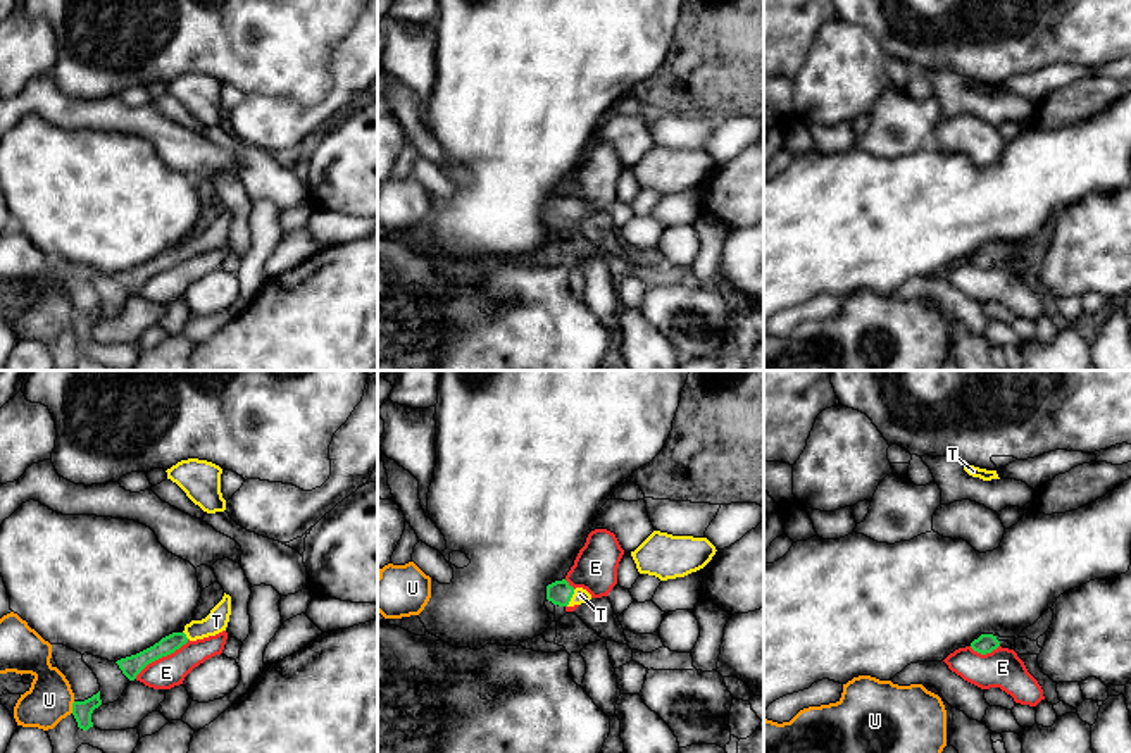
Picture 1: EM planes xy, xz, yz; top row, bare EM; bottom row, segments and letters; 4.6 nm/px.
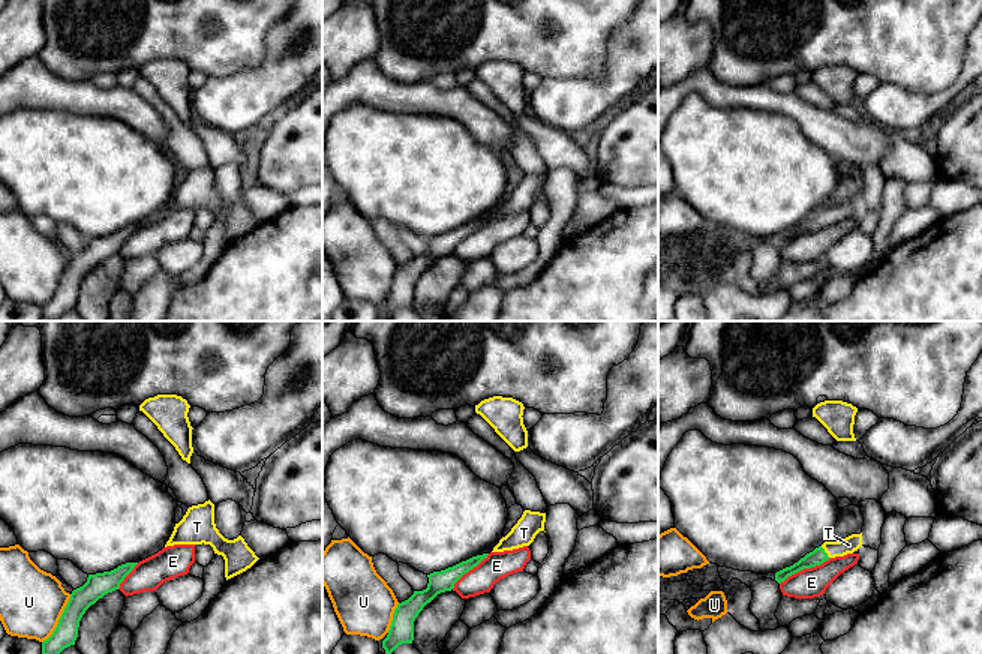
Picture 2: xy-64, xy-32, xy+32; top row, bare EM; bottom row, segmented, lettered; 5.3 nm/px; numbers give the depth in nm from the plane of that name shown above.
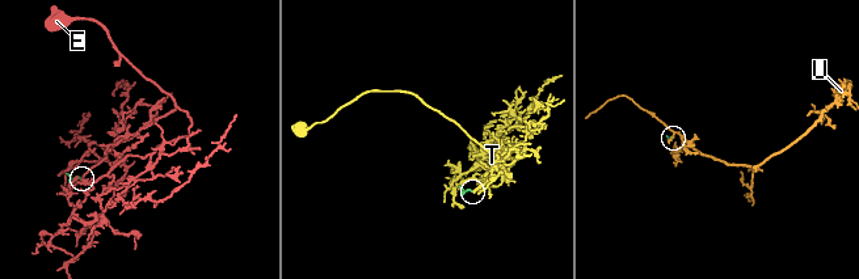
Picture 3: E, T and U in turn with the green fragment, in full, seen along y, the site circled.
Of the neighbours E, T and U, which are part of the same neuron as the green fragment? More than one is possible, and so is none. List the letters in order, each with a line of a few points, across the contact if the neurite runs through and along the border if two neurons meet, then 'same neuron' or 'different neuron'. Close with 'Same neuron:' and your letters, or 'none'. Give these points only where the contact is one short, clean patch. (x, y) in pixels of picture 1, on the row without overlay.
E: line xy (188, 254), (173, 266), (152, 274), (135, 292); different neuron
T: line xz (559, 207), (571, 211), (580, 209); same neuron
U: different neuron
Same neuron: T

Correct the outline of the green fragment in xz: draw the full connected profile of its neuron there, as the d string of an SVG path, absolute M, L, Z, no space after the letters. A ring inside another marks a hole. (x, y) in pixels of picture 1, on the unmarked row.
M566 193L547 200L547 214L559 221L574 221L591 214L591 208L583 202L572 202Z

